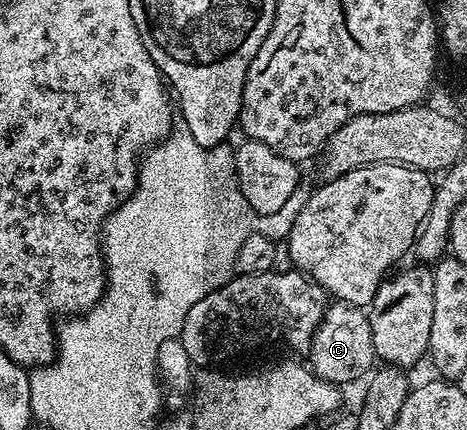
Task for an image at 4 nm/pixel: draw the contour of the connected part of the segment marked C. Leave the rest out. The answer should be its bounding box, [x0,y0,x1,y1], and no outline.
[308,301,376,384]

